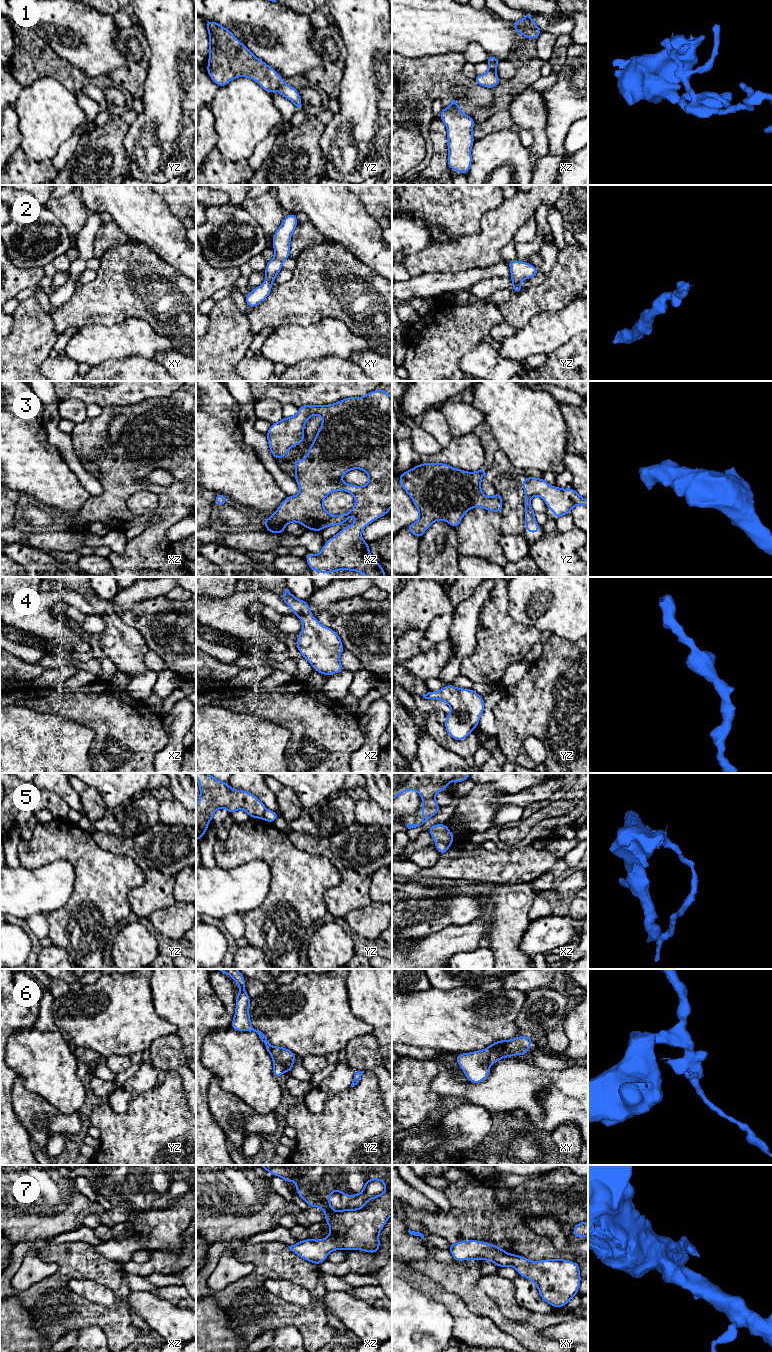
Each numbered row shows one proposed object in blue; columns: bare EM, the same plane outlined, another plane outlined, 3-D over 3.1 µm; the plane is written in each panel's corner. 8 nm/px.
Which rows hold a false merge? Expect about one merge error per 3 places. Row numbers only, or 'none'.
1, 5, 6

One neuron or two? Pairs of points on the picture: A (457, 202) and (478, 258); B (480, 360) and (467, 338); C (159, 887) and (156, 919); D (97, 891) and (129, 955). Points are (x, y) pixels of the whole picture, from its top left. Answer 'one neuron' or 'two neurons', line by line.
A: two neurons
B: two neurons
C: two neurons
D: two neurons

